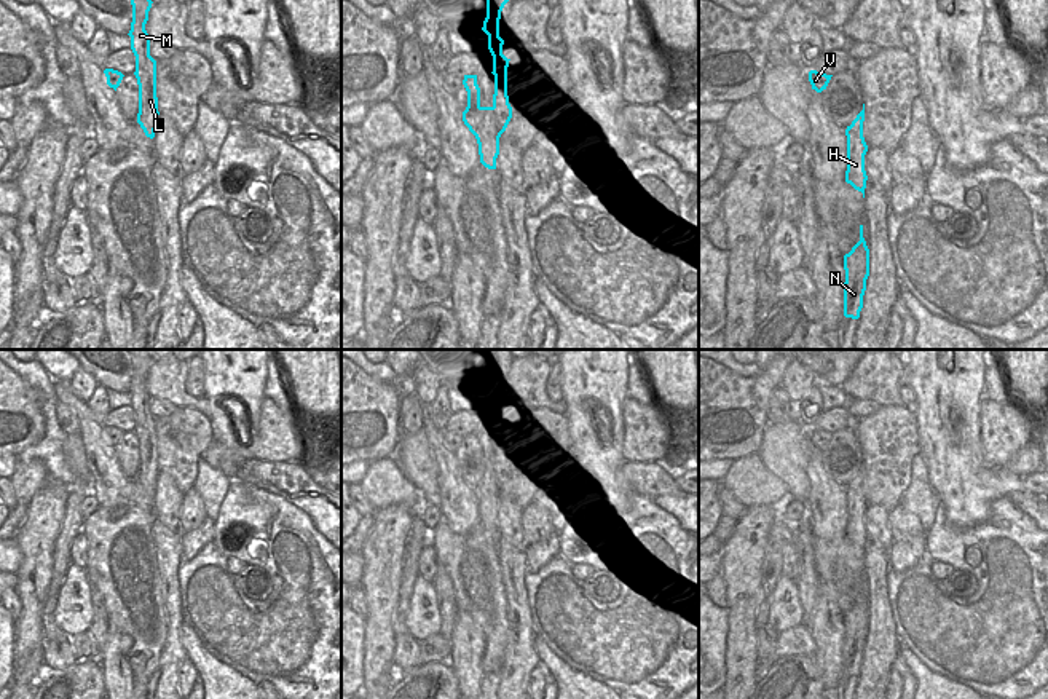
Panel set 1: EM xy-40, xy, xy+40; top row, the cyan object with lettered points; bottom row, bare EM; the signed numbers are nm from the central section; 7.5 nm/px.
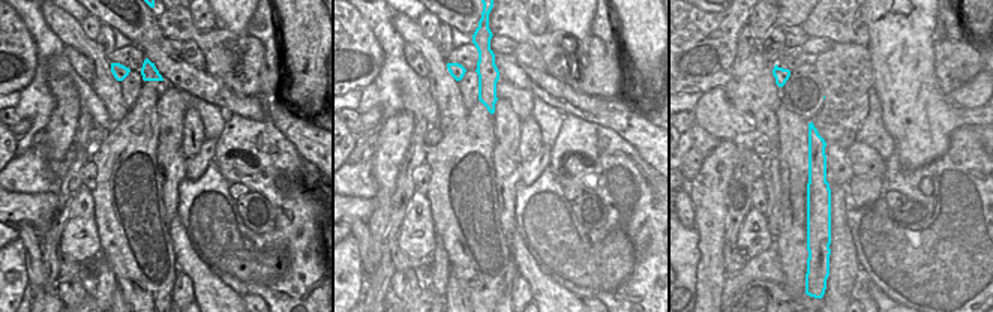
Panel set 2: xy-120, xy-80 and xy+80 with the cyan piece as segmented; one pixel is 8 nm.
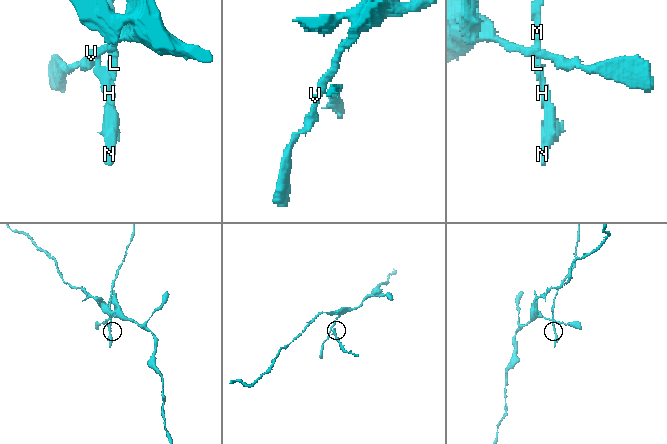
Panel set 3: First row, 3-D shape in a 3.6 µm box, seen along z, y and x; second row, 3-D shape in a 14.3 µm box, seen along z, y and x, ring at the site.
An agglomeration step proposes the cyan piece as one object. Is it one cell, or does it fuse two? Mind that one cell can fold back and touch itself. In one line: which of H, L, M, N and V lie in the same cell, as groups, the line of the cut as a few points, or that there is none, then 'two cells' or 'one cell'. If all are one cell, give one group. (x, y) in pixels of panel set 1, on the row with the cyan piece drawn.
H L M N / V; cut in xy along (468, 99), (479, 107); two cells

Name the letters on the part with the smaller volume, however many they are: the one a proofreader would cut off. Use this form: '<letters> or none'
H, L, M, N

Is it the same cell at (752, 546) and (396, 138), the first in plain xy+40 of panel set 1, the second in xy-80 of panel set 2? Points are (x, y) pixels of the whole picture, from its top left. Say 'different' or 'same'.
same

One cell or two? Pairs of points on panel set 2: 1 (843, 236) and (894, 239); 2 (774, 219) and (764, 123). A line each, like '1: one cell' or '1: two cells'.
1: two cells
2: one cell

